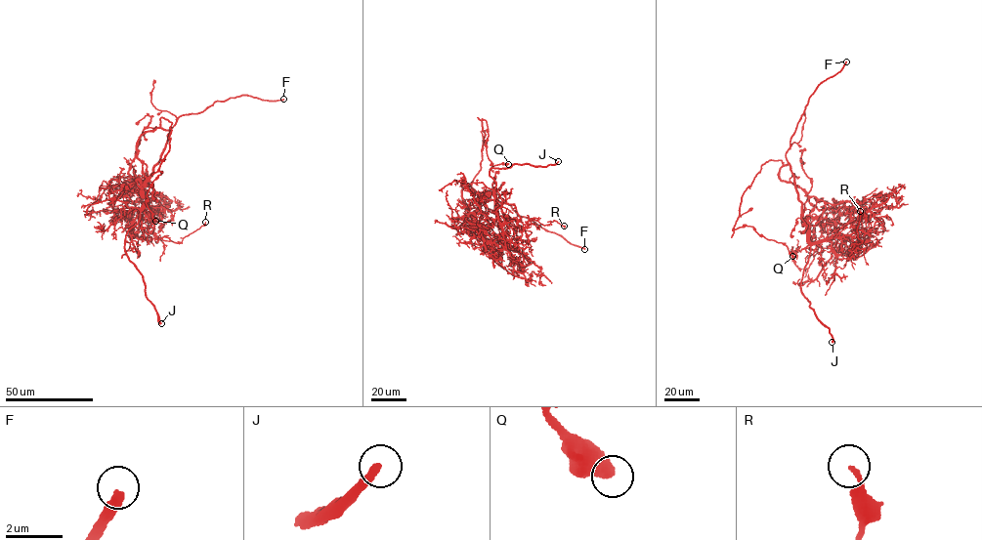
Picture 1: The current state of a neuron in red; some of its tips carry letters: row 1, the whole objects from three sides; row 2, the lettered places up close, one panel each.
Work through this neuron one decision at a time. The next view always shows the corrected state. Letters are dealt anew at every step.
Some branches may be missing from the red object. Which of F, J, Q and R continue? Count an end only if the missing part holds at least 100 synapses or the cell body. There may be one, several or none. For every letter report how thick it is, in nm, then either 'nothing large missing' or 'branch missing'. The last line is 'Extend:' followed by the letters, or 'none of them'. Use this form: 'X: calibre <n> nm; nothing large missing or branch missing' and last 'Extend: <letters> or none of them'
F: calibre 480 nm; branch missing
J: calibre 380 nm; nothing large missing
Q: calibre 480 nm; nothing large missing
R: calibre 170 nm; nothing large missing
Extend: F

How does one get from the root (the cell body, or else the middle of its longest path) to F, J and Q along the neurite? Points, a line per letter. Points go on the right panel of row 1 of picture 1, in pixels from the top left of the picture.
F: (793, 175), (786, 154), (797, 123), (817, 87), (839, 71), (846, 62)
J: (793, 175), (810, 244), (801, 290), (817, 319), (829, 329), (832, 342)
Q: (793, 175), (780, 160), (761, 166), (744, 192), (733, 228), (753, 227), (785, 244), (792, 256)

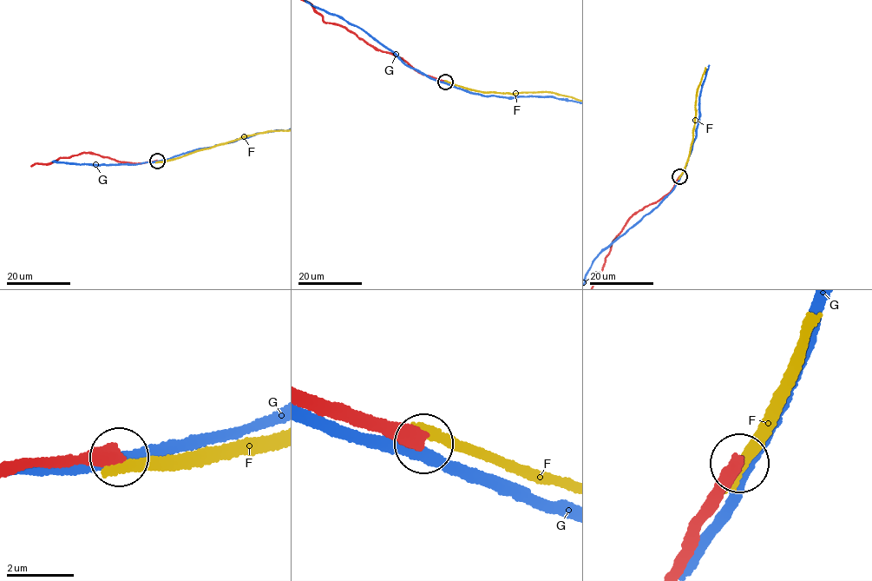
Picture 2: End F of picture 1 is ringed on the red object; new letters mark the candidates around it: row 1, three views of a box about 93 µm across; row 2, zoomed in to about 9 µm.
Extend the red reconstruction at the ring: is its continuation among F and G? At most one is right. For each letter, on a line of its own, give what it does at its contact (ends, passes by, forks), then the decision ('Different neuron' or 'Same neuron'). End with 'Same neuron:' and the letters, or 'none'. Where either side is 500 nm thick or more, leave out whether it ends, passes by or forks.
F: Different neuron
G: Different neuron
Same neuron: none

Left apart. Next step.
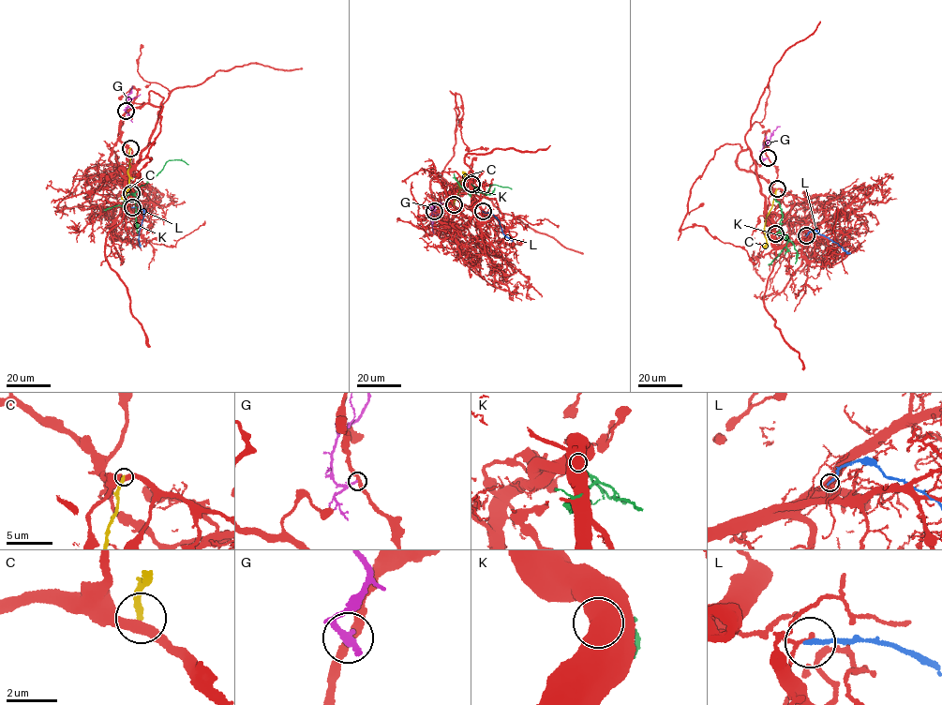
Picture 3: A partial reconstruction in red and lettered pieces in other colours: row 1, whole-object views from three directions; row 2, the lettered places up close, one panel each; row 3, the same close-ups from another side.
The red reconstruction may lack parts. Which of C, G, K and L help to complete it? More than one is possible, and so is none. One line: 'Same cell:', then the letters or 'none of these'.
Same cell: none of these

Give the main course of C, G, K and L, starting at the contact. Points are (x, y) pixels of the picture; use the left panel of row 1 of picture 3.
C: (130, 148), (128, 187), (121, 199)
G: (126, 112), (127, 97), (132, 87)
K: (131, 192), (157, 174), (170, 160), (182, 160), (188, 164)
L: (132, 207), (141, 208), (143, 213), (139, 230), (141, 247)

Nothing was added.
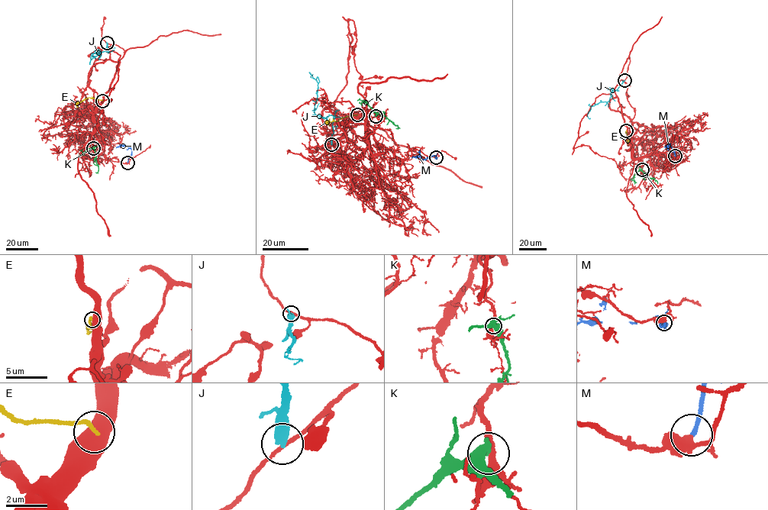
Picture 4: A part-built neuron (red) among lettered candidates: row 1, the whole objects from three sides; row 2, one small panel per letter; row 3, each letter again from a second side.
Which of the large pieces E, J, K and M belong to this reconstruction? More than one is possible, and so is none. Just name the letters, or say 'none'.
M

